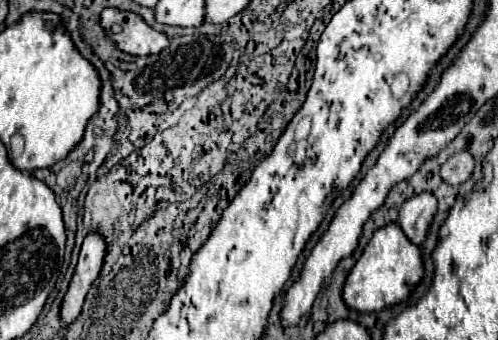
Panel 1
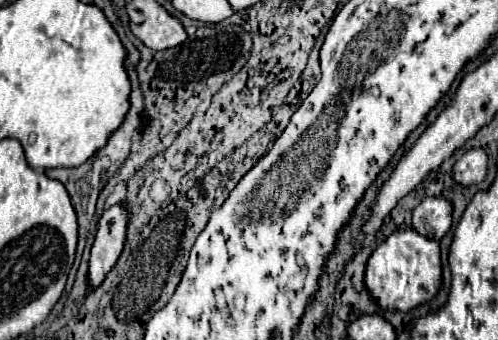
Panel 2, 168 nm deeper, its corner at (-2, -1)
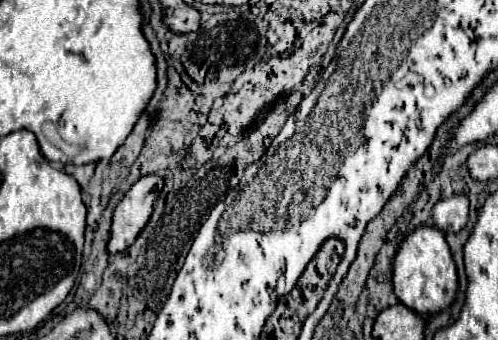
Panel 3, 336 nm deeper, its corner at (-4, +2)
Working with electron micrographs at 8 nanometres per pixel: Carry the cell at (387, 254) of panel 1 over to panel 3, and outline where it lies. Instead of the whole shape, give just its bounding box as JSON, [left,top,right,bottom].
[393,226,457,314]

